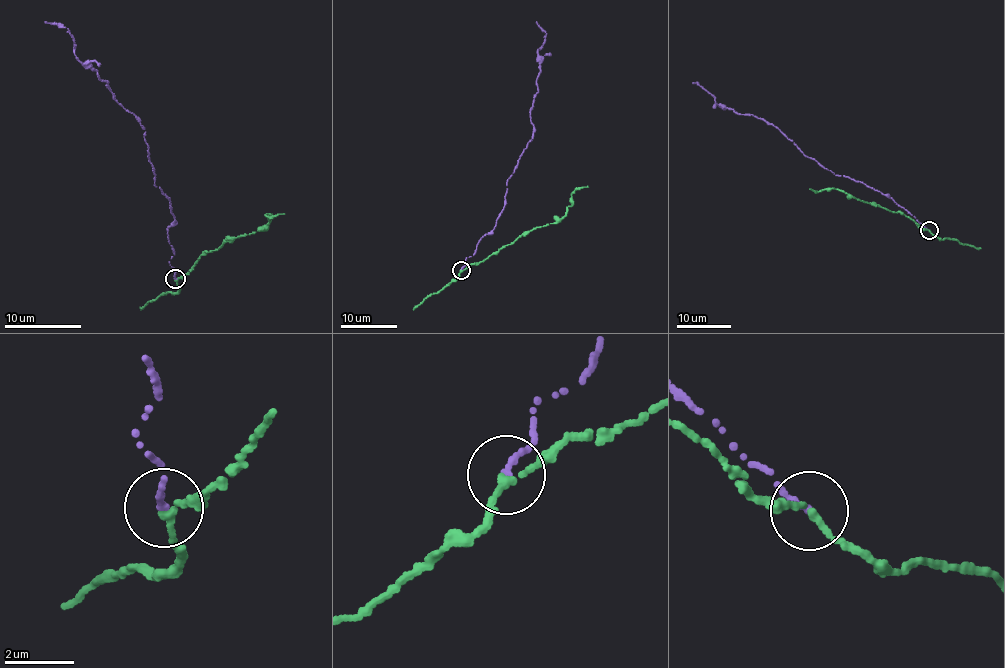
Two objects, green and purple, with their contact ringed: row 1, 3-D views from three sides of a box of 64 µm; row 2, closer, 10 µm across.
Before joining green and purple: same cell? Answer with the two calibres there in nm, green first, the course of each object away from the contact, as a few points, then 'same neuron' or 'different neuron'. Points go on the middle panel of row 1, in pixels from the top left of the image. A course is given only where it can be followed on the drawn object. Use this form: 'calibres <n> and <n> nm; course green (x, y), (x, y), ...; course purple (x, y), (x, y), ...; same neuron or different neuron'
calibres 200 and 200 nm; course green (461, 270), (522, 235), (555, 223), (571, 205), (571, 195), (576, 189), (587, 186); course purple (461, 270), (480, 239), (495, 228), (508, 179), (533, 138), (537, 49), (546, 34), (537, 22); different neuron

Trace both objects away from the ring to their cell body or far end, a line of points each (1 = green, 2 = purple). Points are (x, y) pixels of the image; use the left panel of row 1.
1: (175, 279), (189, 274), (201, 254), (218, 250), (226, 239), (263, 230), (270, 215), (265, 214), (283, 214)
2: (175, 279), (167, 234), (175, 219), (154, 185), (145, 129), (74, 55), (68, 30), (45, 21)

